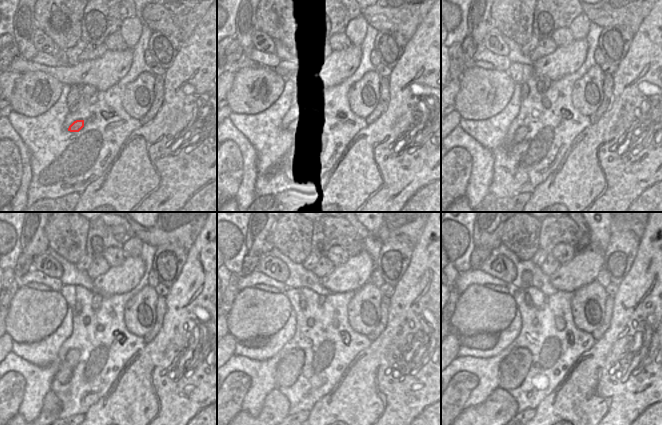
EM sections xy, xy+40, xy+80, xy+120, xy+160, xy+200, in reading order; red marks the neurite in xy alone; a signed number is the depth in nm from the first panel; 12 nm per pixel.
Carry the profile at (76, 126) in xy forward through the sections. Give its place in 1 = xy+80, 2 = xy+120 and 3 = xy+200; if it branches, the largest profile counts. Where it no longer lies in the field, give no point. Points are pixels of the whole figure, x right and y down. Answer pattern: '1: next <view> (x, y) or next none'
1: next xy+80 (520, 133)
2: next xy+120 (64, 374)
3: next xy+200 (513, 369)

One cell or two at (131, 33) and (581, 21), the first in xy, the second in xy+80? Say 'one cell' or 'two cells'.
one cell

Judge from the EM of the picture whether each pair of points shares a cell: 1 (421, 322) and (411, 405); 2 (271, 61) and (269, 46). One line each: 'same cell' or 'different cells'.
1: same cell
2: different cells

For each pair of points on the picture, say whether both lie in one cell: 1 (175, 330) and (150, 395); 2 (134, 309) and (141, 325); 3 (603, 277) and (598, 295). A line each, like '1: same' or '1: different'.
1: same
2: same
3: different

